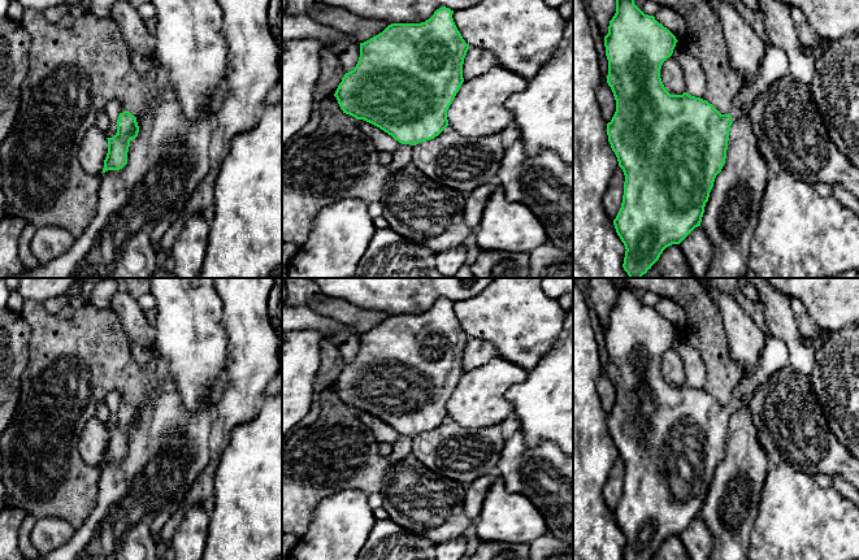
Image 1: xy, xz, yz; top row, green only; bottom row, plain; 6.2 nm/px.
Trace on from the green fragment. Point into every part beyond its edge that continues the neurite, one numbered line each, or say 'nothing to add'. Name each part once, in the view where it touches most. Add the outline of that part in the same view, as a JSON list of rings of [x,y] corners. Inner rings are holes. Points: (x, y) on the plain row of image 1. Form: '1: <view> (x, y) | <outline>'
1: yz (773, 356) | [[[768,335],[762,348],[759,364],[755,373],[746,378],[741,378],[736,385],[733,399],[729,403],[732,411],[738,411],[742,407],[743,399],[749,391],[756,390],[758,386],[769,375],[786,365],[789,365],[786,344],[775,337]]]

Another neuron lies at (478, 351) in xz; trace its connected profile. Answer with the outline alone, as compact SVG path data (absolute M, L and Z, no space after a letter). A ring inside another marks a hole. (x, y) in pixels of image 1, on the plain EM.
M469 338L463 355L463 369L469 372L498 356L499 351L493 343L485 339Z

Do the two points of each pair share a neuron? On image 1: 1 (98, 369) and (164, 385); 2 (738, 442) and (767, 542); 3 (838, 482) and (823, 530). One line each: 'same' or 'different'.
1: different
2: different
3: different

